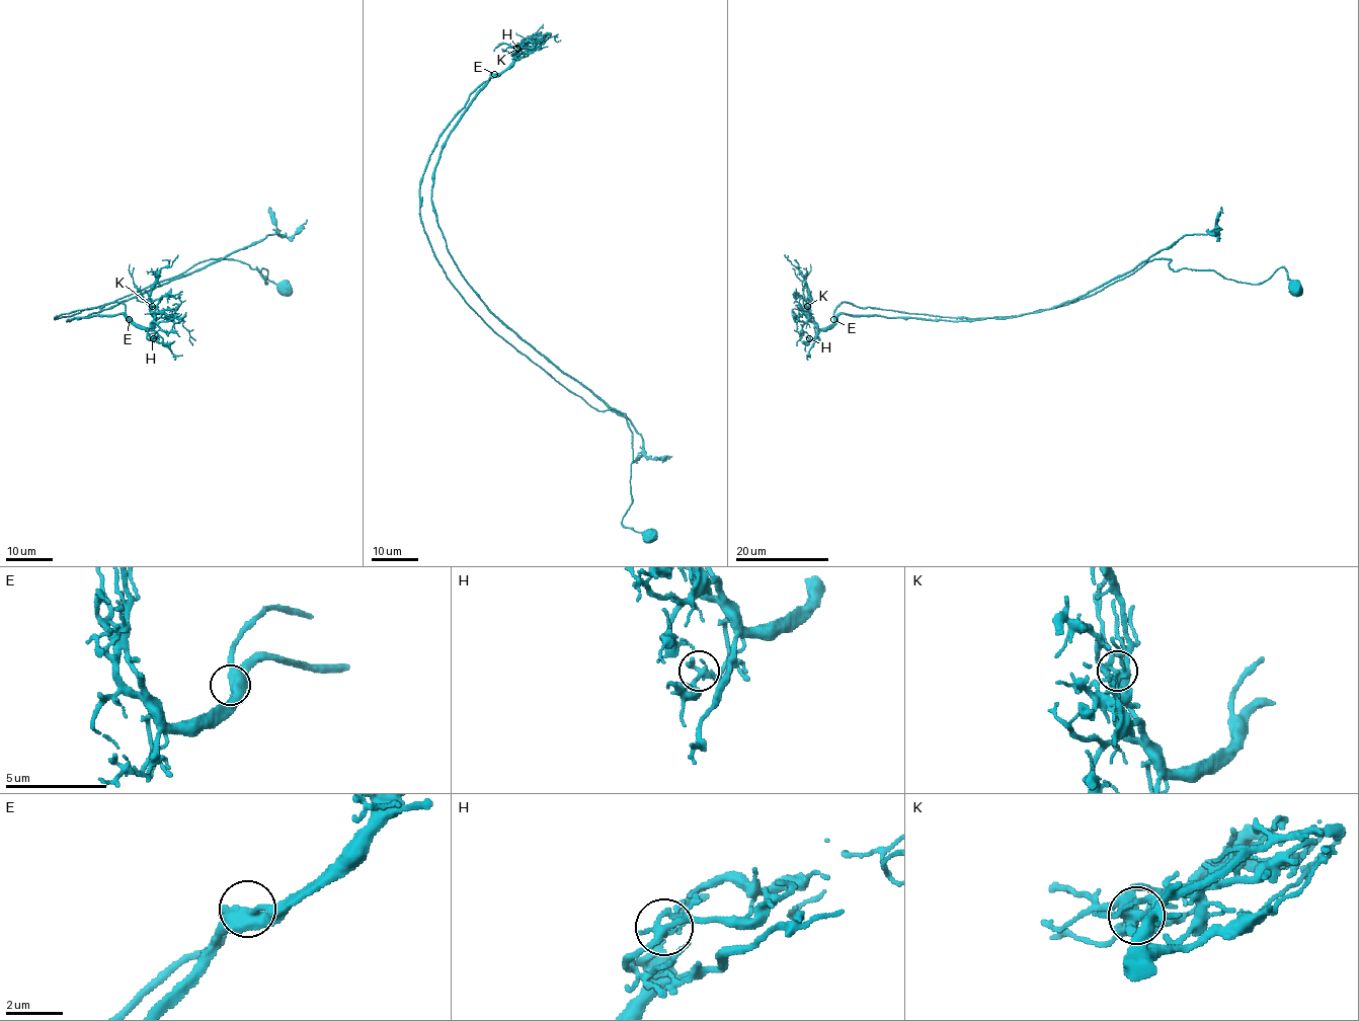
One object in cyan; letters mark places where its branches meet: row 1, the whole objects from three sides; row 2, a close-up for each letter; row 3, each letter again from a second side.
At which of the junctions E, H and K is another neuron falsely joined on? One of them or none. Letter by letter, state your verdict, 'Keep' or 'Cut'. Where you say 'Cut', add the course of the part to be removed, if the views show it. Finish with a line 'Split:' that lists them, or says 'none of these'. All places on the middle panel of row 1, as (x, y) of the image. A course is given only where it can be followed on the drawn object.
E: Keep
H: Keep
K: Keep
Split: none of these

